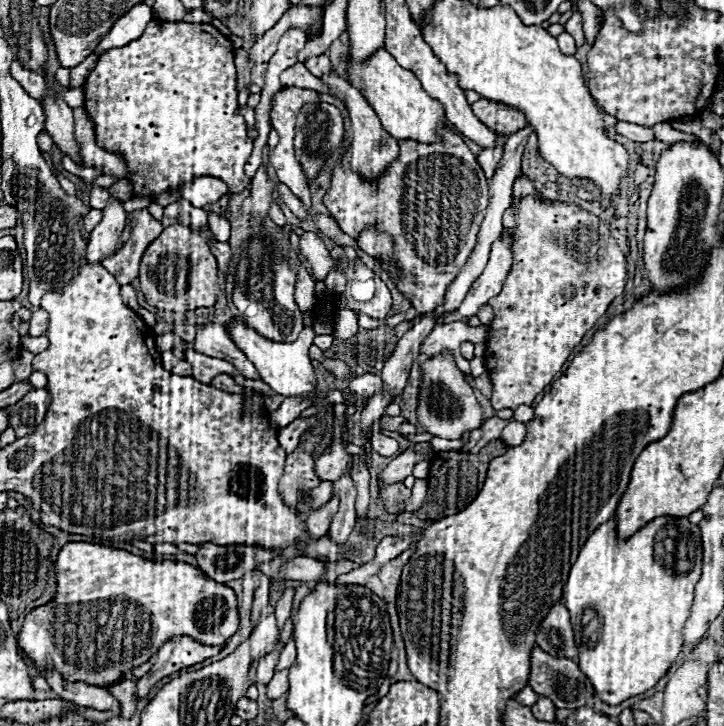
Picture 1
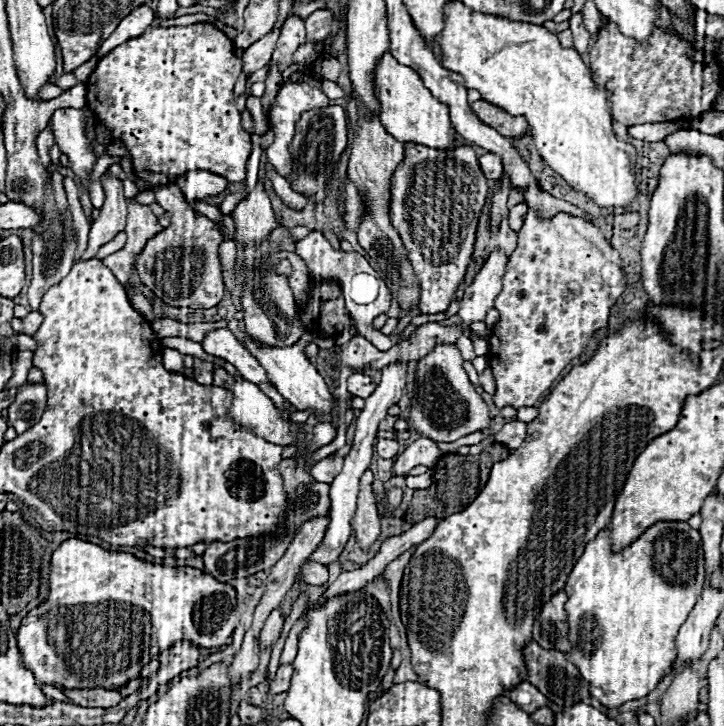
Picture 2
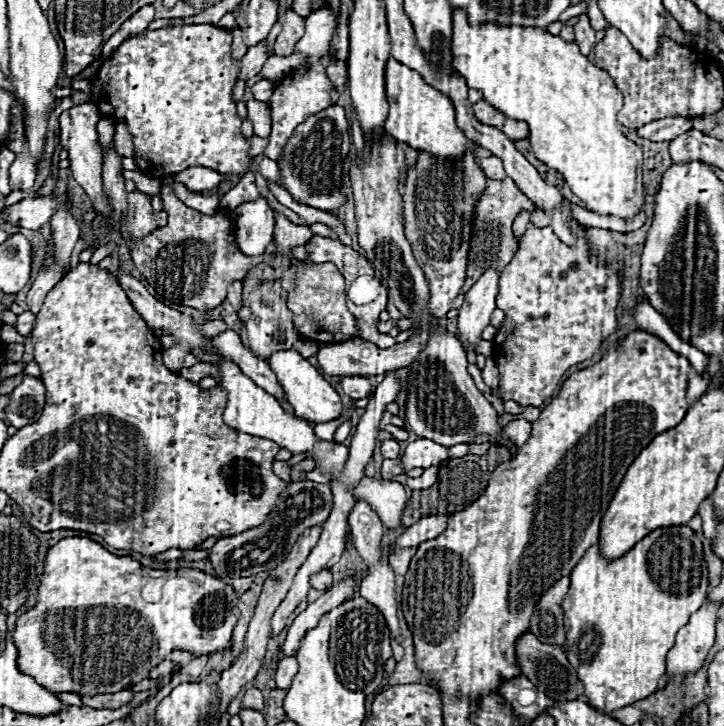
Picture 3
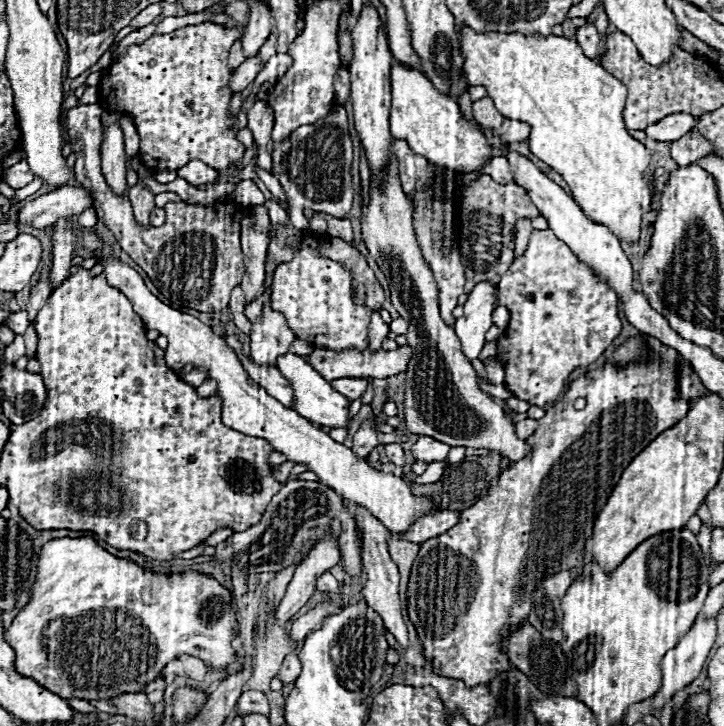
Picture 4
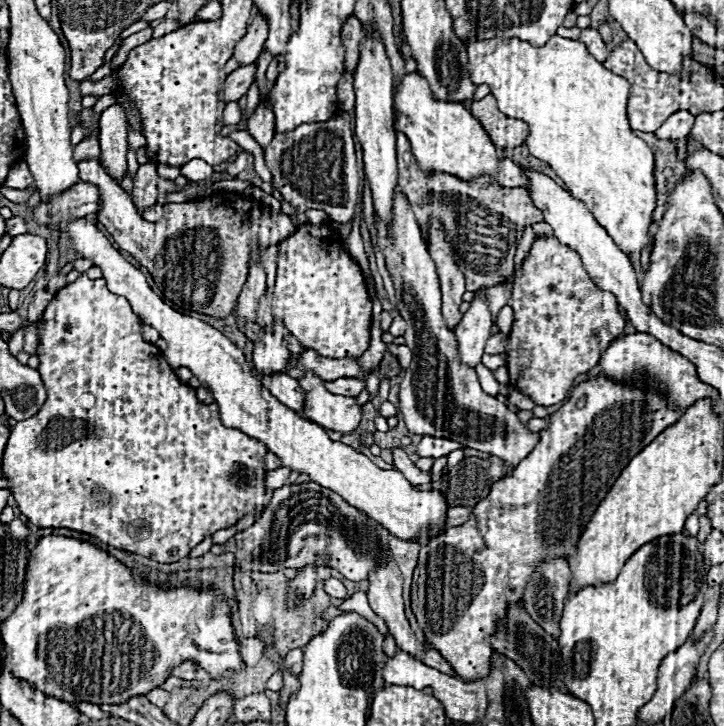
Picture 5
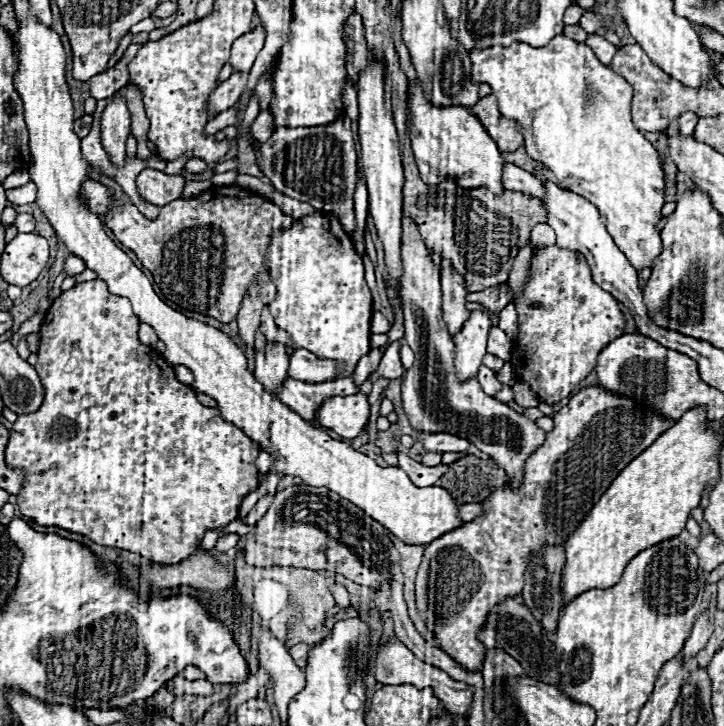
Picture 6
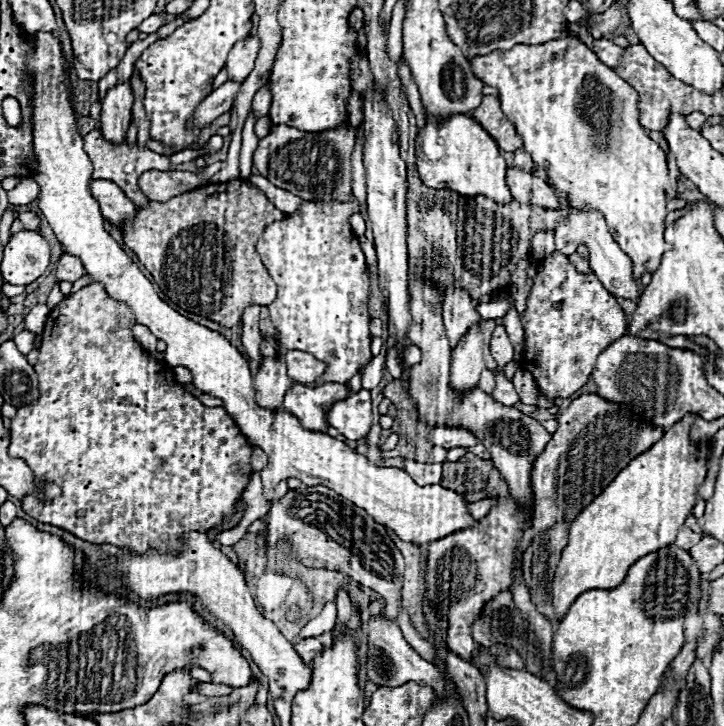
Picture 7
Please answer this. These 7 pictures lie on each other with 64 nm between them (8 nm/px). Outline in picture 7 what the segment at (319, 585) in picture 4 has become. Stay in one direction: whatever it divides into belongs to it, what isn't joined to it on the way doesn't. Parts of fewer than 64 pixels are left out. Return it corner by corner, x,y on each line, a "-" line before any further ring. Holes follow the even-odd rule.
338,588
338,592
336,592
336,606
338,606
338,624
336,624
336,630
340,630
340,628
346,626
350,614
352,614
350,598
348,598
348,594
342,588

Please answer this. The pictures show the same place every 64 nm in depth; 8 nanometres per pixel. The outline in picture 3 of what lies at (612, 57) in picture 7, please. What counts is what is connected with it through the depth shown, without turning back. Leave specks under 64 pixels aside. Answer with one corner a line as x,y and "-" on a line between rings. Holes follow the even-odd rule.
580,14
580,16
578,16
578,22
574,24
574,34
576,34
574,42
578,44
580,52
582,52
584,56
588,56
588,54
592,52
594,44
596,44
596,32
590,28
586,14

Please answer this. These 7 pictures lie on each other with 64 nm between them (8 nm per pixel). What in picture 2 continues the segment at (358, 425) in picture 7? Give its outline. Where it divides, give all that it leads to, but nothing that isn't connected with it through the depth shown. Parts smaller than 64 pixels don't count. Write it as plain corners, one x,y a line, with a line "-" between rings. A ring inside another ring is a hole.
304,330
302,332
302,338
296,342
296,344
292,344
292,346
282,346
282,348
278,348
278,346
274,346
274,348
270,348
270,346
264,346
264,344
260,344
260,342
256,342
254,338
246,338
244,340
244,346
246,346
246,350
260,362
260,366
266,370
266,376
268,376
268,380
270,380
270,384
292,404
292,406
296,406
298,410
312,410
312,412
332,412
332,408
336,406
336,398
328,392
328,388
326,388
326,384
324,384
324,378
316,372
316,368
310,364
310,360
306,358
306,354
304,354
304,348
312,342
316,338
316,334
314,332
310,332
310,330

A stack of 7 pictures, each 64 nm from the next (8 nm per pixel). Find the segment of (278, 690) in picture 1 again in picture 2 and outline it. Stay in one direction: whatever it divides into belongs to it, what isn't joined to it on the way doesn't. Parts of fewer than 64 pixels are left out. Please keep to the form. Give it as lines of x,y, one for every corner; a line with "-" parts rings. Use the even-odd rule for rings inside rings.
280,666
274,680
270,682
270,694
280,694
290,688
290,678
292,678
294,668
292,666

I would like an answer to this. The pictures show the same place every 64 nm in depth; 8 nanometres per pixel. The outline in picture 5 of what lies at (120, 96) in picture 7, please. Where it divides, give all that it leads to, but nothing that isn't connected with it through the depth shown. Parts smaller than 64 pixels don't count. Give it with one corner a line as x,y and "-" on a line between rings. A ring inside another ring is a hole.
120,104
106,108
100,116
100,150
102,166
114,182
122,182
126,174
126,114

